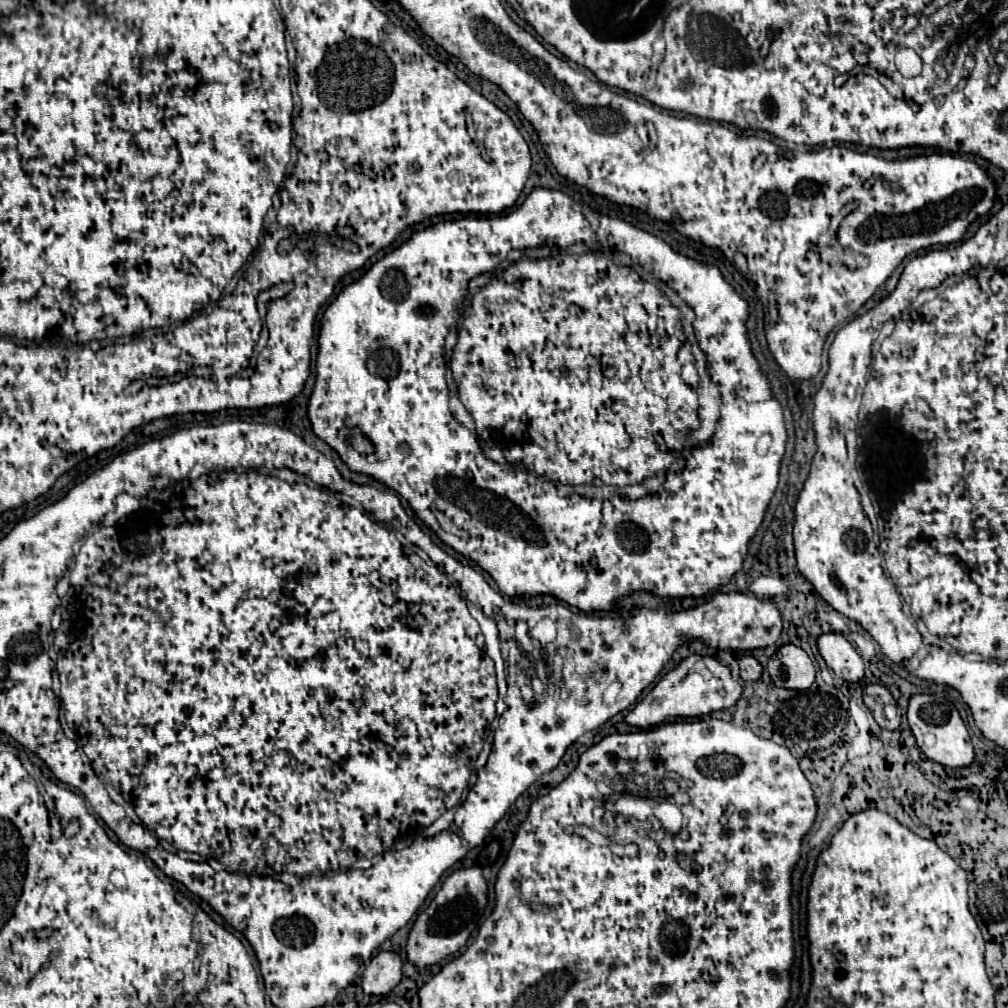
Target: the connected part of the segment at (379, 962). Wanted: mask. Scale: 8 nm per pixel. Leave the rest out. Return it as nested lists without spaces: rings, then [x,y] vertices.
[[[381,951],[365,967],[361,985],[367,995],[387,995],[403,977],[403,961],[393,951]]]

